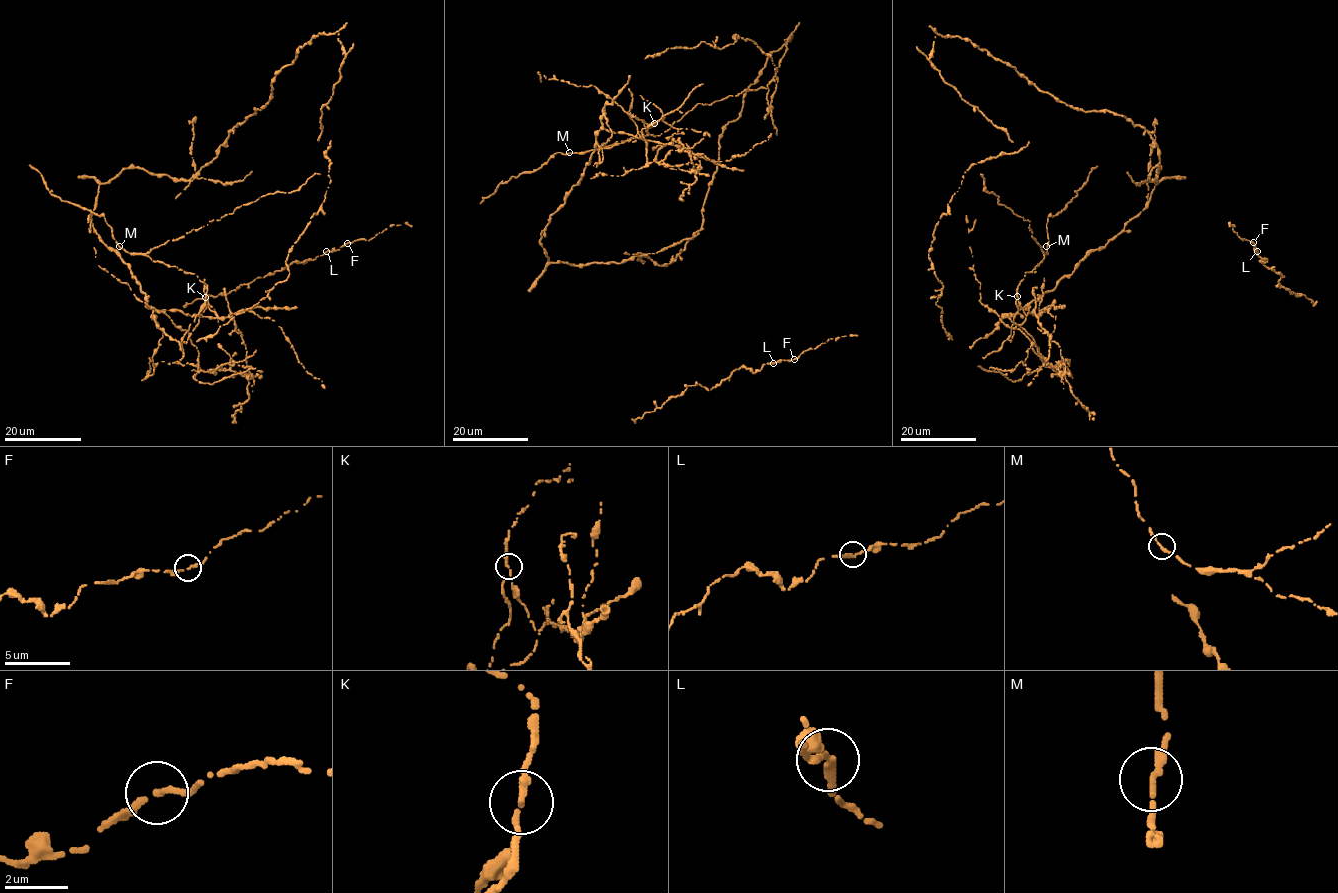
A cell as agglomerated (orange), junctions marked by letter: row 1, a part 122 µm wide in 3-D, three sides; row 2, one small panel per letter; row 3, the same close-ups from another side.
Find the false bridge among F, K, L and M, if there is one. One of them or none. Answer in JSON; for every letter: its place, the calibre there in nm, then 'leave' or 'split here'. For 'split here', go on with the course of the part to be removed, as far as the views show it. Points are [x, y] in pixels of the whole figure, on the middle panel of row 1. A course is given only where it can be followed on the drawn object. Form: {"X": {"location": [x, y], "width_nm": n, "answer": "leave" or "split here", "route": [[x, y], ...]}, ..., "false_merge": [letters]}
{"F": {"location": [794, 359], "width_nm": 200, "answer": "leave"}, "K": {"location": [654, 123], "width_nm": 240, "answer": "split here"}, "L": {"location": [773, 363], "width_nm": 220, "answer": "leave"}, "M": {"location": [569, 152], "width_nm": 240, "answer": "leave"}, "false_merge": ["K"]}

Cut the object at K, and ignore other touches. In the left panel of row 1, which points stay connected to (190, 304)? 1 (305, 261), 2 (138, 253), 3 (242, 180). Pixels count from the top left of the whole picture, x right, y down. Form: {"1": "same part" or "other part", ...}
{"1": "same part", "2": "same part", "3": "other part"}

